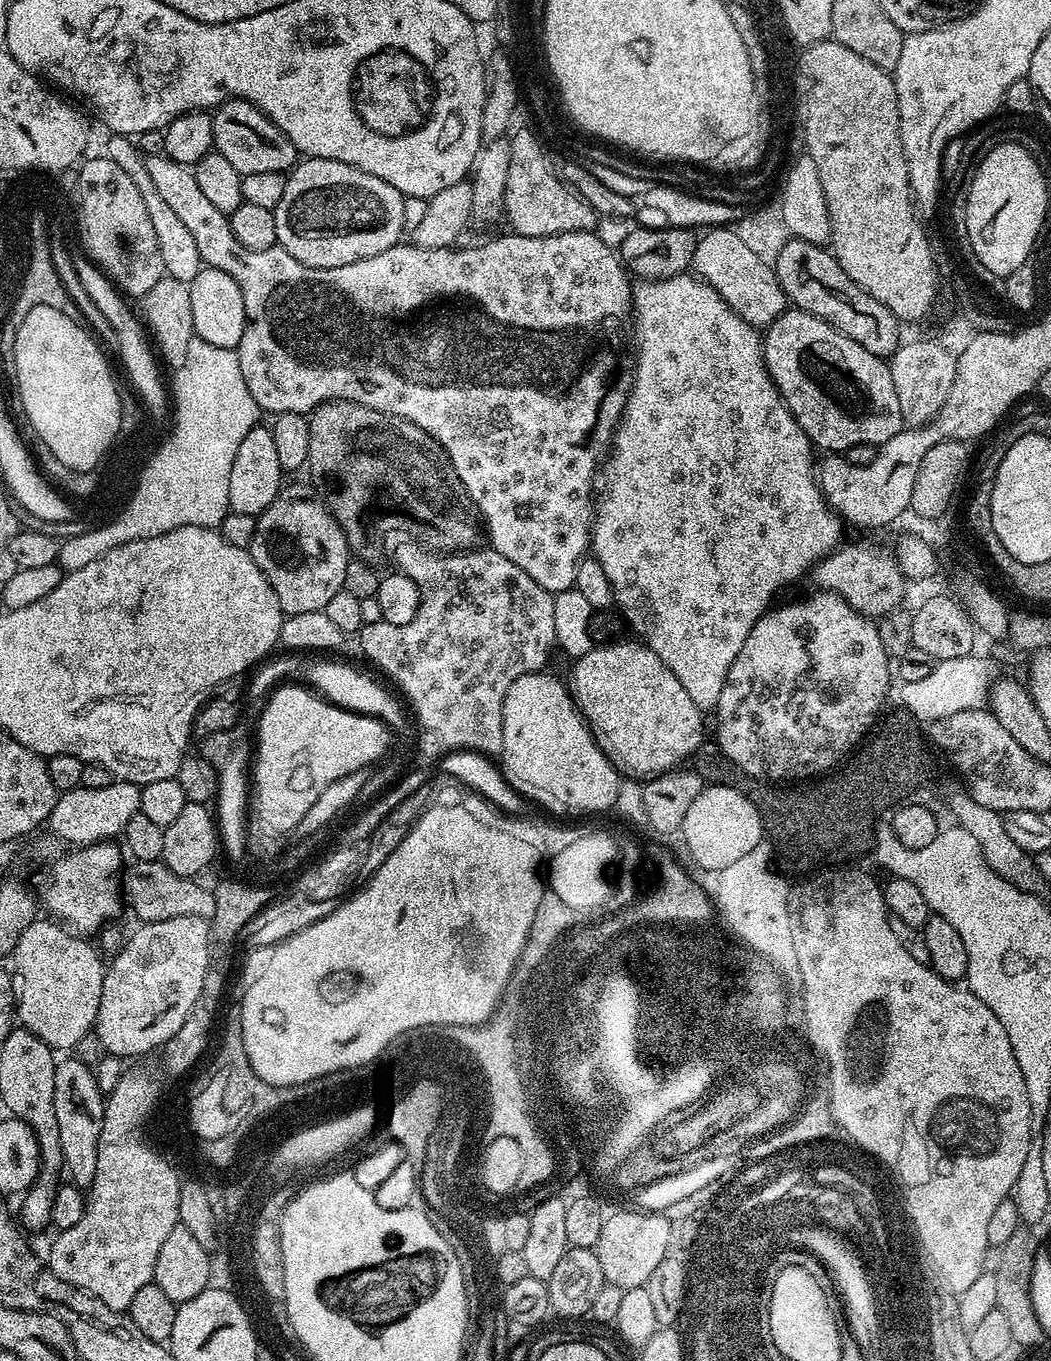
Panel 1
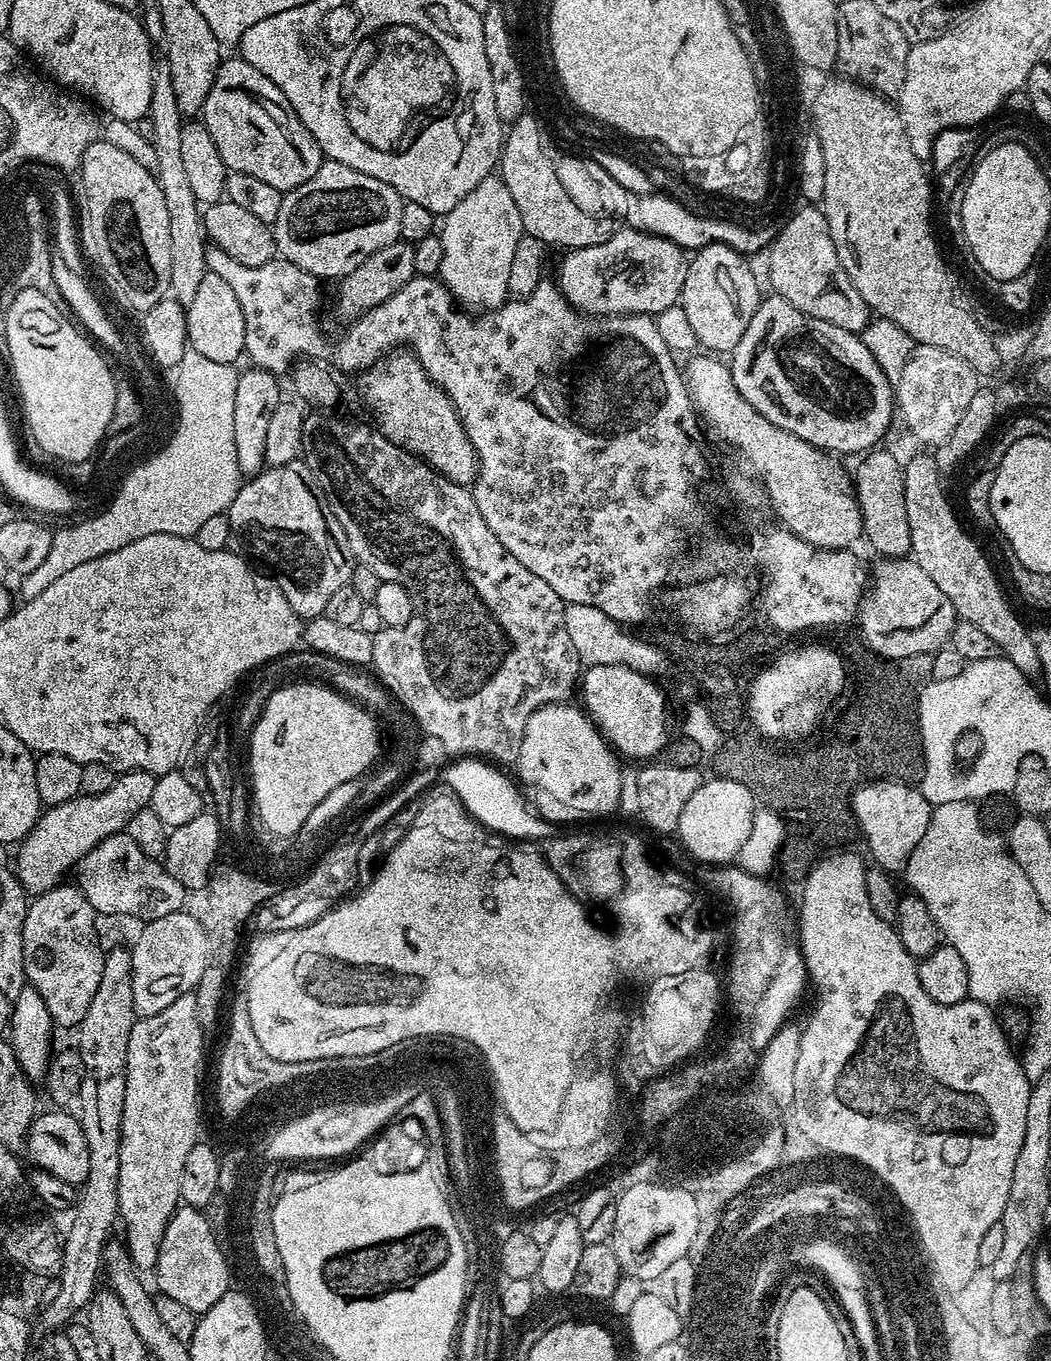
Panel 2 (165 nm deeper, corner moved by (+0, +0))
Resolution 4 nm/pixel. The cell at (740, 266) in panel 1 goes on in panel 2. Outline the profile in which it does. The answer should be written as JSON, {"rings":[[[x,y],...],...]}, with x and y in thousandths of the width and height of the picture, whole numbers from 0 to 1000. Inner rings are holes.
{"rings":[[[691,179],[672,180],[659,188],[662,189],[655,191],[645,226],[651,229],[651,235],[662,246],[663,251],[670,255],[667,256],[677,260],[696,260],[710,240],[714,240],[717,228],[721,228],[725,212],[718,207],[711,190]]]}

